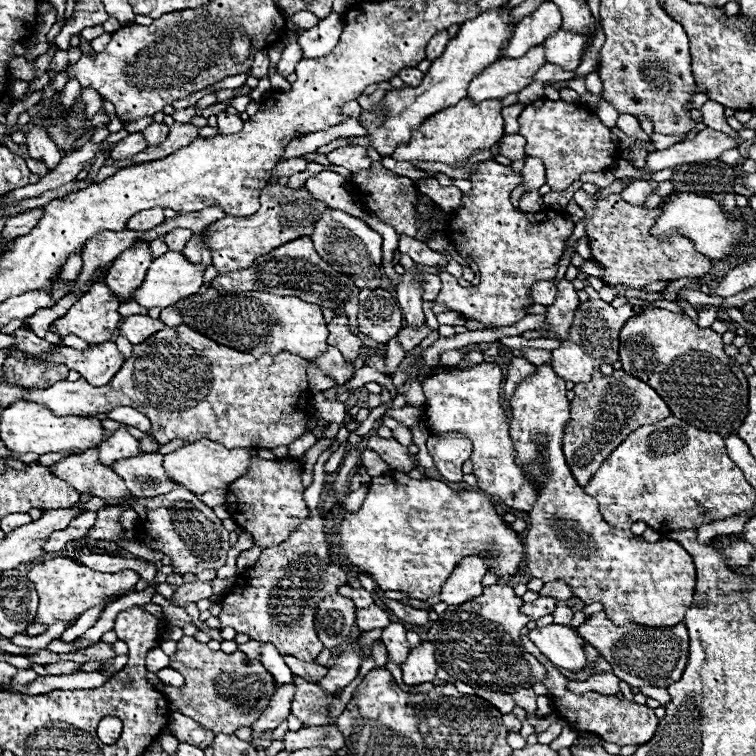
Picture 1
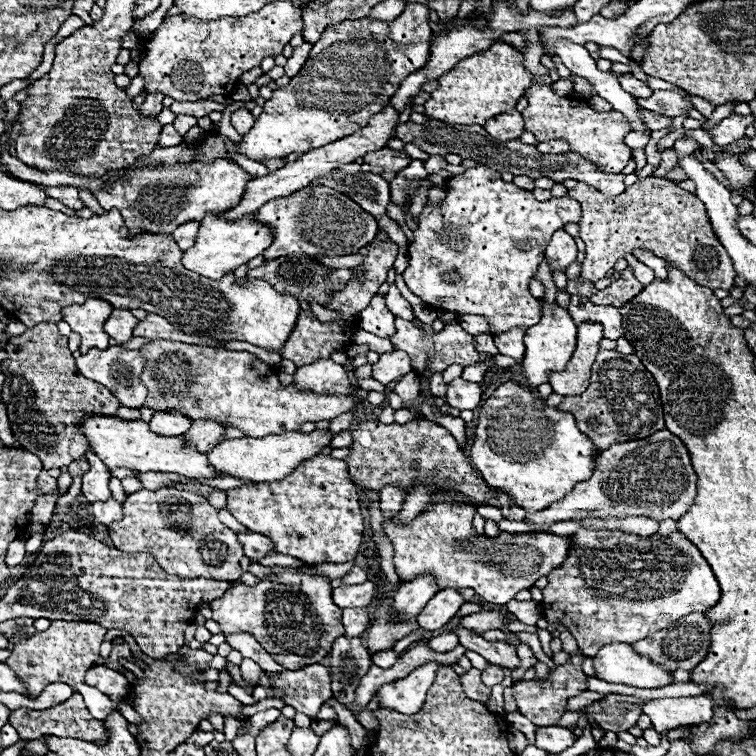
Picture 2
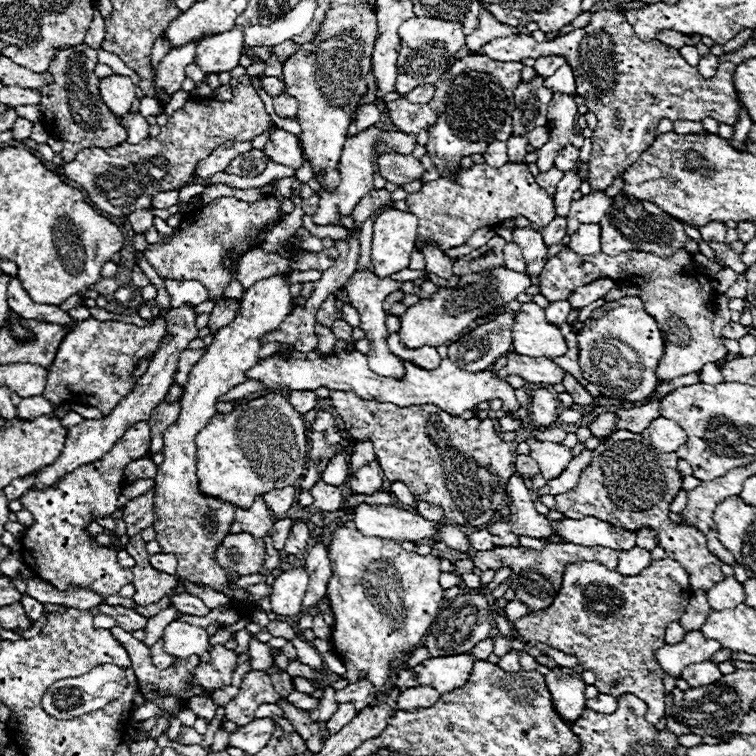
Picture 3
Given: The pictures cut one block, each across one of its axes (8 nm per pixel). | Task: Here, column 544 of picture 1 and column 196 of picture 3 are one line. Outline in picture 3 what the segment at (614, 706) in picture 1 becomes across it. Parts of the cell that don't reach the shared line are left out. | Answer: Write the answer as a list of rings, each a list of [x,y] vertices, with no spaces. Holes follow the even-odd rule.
[[[118,626],[112,628],[110,632],[114,632],[114,638],[130,652],[130,662],[132,662],[132,668],[134,668],[134,672],[136,672],[136,676],[138,676],[138,688],[140,688],[142,696],[144,696],[148,702],[154,702],[154,704],[158,704],[162,710],[168,710],[168,712],[186,708],[188,700],[194,696],[194,692],[188,690],[186,684],[188,684],[188,682],[190,682],[190,684],[198,684],[198,680],[194,678],[194,668],[198,666],[200,656],[192,655],[190,658],[186,658],[186,660],[176,660],[176,664],[172,664],[170,668],[158,670],[158,668],[152,664],[150,648],[148,648],[144,642],[136,640],[130,632],[126,632],[126,630],[118,628]]]

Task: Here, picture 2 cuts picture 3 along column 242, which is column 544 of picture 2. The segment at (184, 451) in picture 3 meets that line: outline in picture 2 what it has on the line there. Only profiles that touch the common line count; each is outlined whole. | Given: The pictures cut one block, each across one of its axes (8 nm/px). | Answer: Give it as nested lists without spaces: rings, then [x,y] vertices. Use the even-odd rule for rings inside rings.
[[[540,298],[542,300],[542,318],[536,326],[528,328],[526,330],[526,338],[524,338],[524,344],[526,344],[526,356],[522,360],[522,366],[524,366],[524,376],[528,380],[530,386],[538,386],[542,382],[548,382],[548,372],[554,372],[554,370],[562,370],[568,360],[572,358],[574,354],[574,348],[576,348],[576,324],[572,320],[572,316],[568,314],[566,308],[560,308],[558,304],[550,304],[546,302],[546,298]],[[580,528],[570,538],[570,556],[566,558],[564,566],[554,568],[548,574],[548,586],[542,590],[541,607],[549,623],[562,624],[576,638],[584,656],[594,656],[604,644],[634,644],[638,640],[644,640],[646,636],[666,628],[682,616],[688,616],[692,612],[708,612],[720,600],[720,584],[710,564],[682,532],[674,532],[668,536],[654,534],[644,538],[620,530]]]

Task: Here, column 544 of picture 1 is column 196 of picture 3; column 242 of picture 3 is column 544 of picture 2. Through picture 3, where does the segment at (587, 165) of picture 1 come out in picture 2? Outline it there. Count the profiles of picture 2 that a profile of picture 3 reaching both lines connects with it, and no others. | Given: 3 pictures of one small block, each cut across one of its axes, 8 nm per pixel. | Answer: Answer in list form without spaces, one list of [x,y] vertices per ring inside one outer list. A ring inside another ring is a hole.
[[[522,30],[520,34],[528,36],[528,48],[526,48],[526,52],[524,52],[526,68],[532,72],[532,76],[544,76],[544,74],[548,74],[548,68],[540,66],[540,58],[544,56],[544,50],[542,50],[542,46],[540,46],[538,32],[536,32],[536,30]],[[550,84],[530,86],[526,94],[528,94],[528,108],[522,112],[522,116],[526,130],[532,132],[538,138],[538,142],[564,138],[570,142],[570,150],[580,152],[584,158],[598,164],[602,172],[610,174],[620,174],[622,168],[632,158],[632,150],[624,144],[624,136],[632,132],[632,128],[628,120],[622,116],[622,112],[616,110],[596,112],[584,100],[574,100],[554,94]]]

